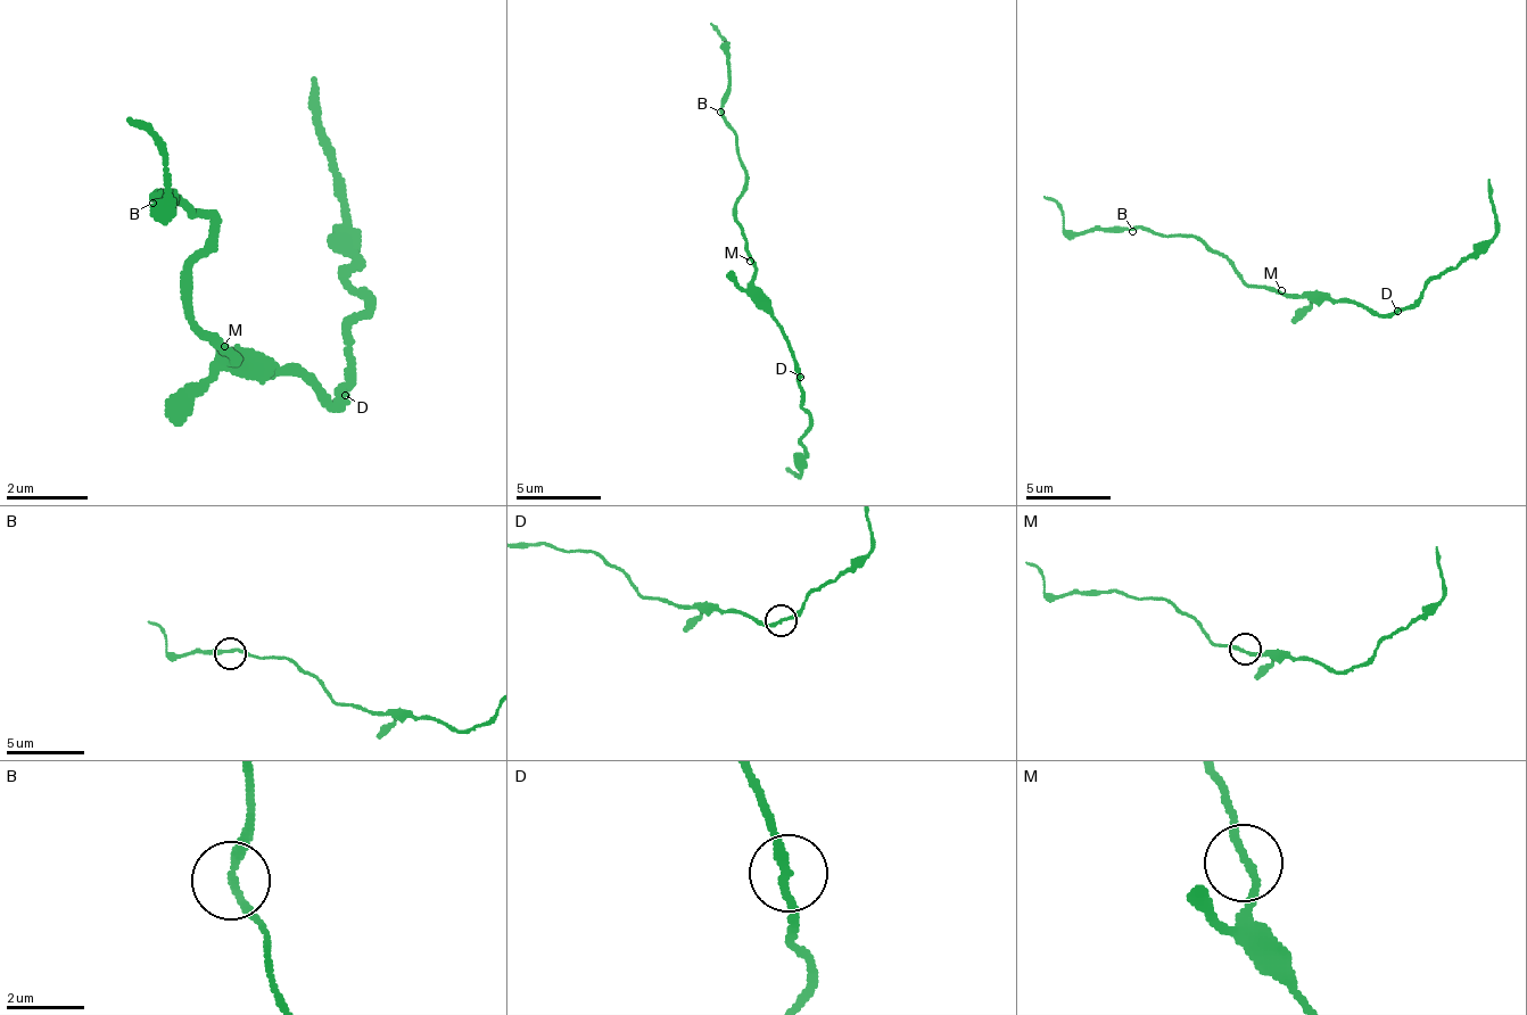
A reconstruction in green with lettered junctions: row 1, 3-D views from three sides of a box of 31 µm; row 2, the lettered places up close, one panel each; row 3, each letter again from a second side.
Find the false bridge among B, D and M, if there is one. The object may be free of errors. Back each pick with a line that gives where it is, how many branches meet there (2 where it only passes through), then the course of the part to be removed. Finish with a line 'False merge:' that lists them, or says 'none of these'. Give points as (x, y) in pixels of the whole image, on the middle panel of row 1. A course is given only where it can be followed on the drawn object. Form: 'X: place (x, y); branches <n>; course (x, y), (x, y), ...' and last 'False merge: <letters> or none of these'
D: place (800, 377); branches 2; course (801, 376), (801, 401), (810, 413), (801, 447), (801, 473), (789, 469)
False merge: D

